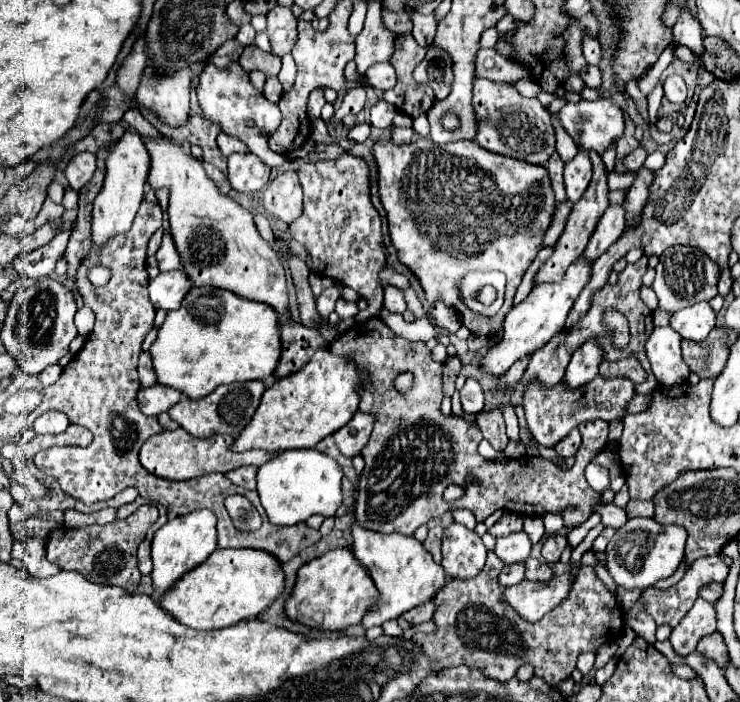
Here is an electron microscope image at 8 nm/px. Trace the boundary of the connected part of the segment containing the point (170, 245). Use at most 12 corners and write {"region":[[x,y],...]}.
{"region":[[164,228],[156,258],[160,270],[180,268],[170,228]]}

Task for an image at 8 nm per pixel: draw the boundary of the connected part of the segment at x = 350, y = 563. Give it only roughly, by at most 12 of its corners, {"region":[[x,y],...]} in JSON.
{"region":[[350,548],[298,570],[284,614],[314,630],[360,624],[378,590]]}

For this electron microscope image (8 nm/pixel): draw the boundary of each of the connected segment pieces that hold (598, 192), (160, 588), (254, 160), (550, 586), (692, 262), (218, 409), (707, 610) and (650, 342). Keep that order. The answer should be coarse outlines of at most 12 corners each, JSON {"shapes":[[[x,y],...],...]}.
{"shapes":[[[602,158],[534,284],[560,282],[608,208]],[[216,518],[168,520],[152,540],[154,596],[218,548]],[[254,154],[228,156],[236,192],[258,192],[270,178]],[[570,574],[502,592],[518,616],[538,622],[572,586]],[[692,246],[660,256],[660,308],[712,300],[720,266]],[[262,380],[182,398],[170,418],[196,438],[238,436],[264,392]],[[702,598],[672,630],[676,654],[688,656],[716,630],[714,606]],[[670,326],[654,328],[644,352],[662,388],[686,384],[690,368]]]}

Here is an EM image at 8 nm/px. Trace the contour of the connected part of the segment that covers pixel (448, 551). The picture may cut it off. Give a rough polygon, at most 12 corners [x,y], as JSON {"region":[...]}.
{"region":[[444,528],[440,566],[474,578],[488,550],[474,530]]}

